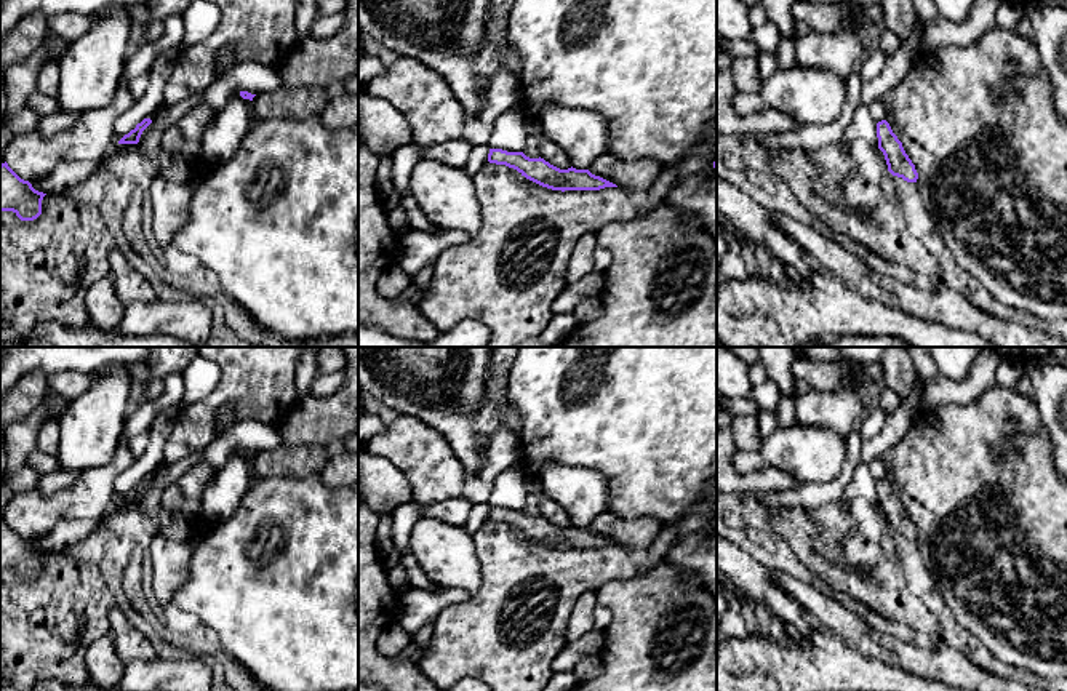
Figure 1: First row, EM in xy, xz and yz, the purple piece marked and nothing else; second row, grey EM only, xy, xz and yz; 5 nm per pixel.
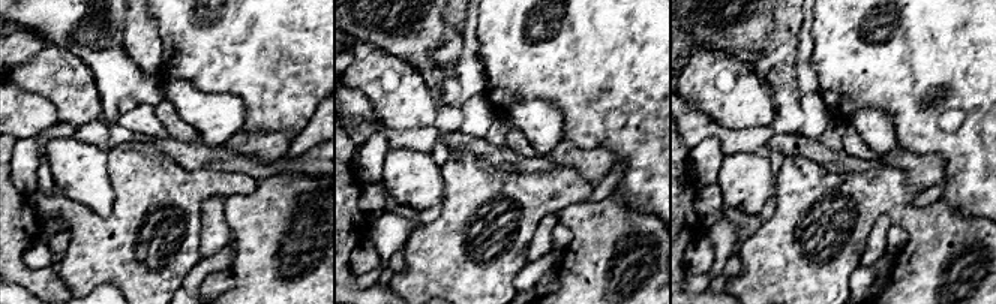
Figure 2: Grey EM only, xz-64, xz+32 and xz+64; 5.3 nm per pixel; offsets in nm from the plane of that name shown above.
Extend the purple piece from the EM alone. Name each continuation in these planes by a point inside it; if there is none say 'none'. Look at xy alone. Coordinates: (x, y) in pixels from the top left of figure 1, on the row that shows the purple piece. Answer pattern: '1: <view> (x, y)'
none

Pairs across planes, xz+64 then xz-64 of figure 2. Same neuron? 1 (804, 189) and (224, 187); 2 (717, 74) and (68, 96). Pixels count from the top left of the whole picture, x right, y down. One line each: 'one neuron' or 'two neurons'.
1: one neuron
2: one neuron

